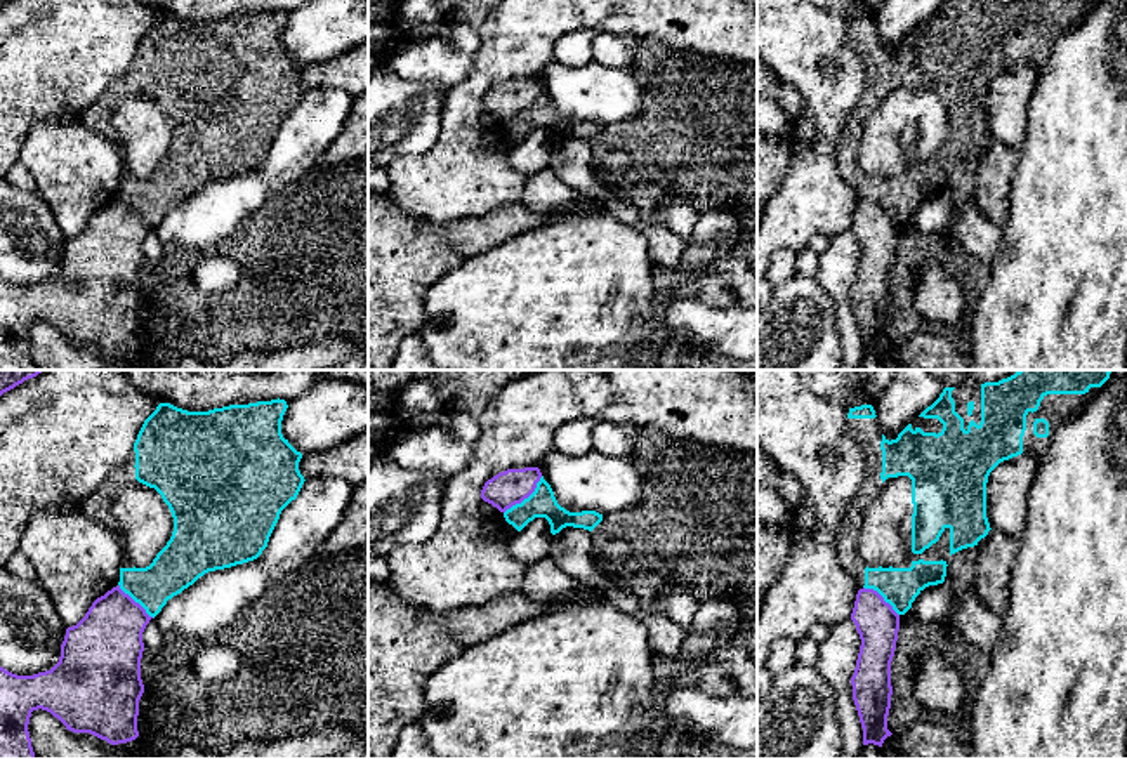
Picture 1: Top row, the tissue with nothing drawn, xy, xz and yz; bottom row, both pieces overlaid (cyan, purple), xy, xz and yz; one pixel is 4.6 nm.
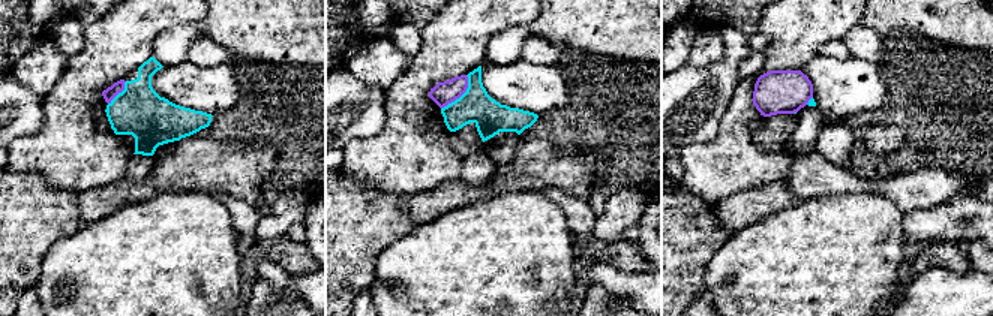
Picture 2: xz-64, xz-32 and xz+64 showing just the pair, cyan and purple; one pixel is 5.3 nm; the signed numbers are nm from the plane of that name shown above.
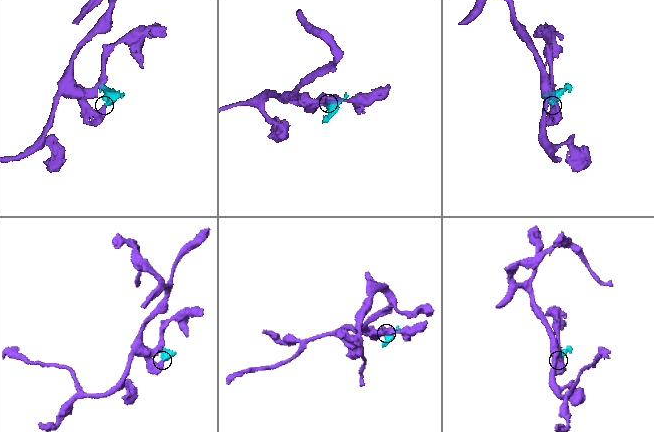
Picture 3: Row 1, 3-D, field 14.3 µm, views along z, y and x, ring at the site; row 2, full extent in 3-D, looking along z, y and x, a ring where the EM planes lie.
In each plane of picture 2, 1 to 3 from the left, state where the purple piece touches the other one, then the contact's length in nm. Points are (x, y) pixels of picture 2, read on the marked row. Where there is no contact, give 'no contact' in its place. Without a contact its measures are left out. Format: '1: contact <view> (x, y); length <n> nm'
1: contact xz-64 (119, 93); length 160 nm
2: contact xz-32 (462, 95); length 240 nm
3: contact xz+64 (809, 101); length 60 nm

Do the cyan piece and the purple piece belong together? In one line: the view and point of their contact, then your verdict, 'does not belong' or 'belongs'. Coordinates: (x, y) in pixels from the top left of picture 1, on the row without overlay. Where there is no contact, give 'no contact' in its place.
meets cyan in xz at (525, 110); does not belong

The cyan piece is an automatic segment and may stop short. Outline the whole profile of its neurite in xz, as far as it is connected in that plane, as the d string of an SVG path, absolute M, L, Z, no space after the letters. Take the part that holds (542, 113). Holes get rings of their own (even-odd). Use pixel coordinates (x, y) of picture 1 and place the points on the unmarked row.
M540 89L535 102L521 115L512 116L504 123L504 129L517 142L521 142L535 129L545 129L550 135L550 144L556 146L566 137L583 139L592 142L601 132L603 125L596 122L570 123L561 118L554 108L550 96Z

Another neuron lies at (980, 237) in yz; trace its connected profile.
M972 201L950 226L962 247L978 261L990 262L998 250L1002 228L986 219Z

